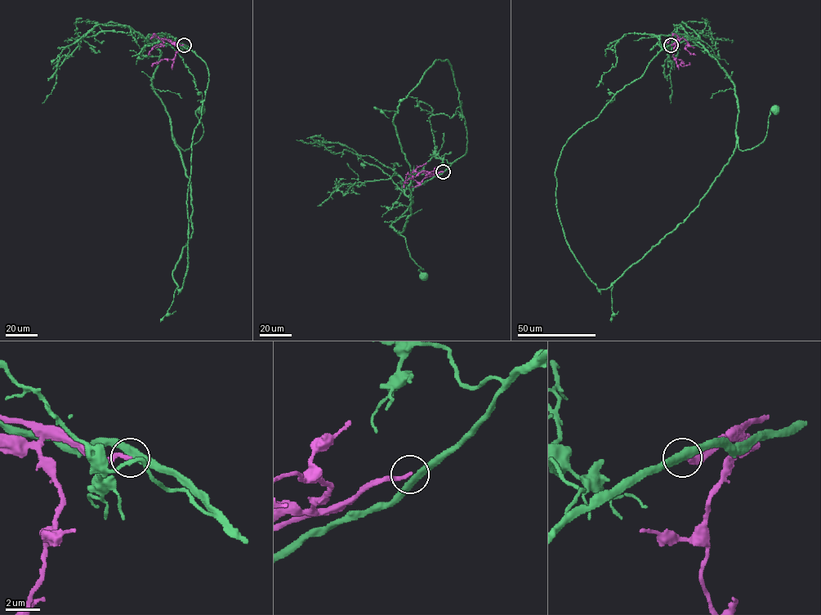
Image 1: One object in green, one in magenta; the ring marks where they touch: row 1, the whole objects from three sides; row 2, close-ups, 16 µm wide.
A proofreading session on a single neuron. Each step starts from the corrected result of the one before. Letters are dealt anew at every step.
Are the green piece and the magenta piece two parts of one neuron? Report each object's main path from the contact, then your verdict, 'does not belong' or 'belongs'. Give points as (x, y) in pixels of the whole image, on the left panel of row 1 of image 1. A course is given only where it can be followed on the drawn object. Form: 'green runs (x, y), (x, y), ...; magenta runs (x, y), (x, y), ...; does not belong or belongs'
green runs (184, 45), (146, 39), (141, 51), (158, 56), (153, 91), (184, 150), (203, 133), (201, 110); magenta runs (184, 45), (176, 43), (176, 52), (173, 60), (162, 60), (152, 66), (154, 62); does not belong

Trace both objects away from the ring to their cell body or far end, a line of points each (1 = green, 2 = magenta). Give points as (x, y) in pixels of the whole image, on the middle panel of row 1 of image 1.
1: (443, 171), (404, 189), (392, 204), (408, 207), (391, 226), (404, 238), (423, 276)
2: (443, 171), (435, 175), (435, 171), (421, 171), (414, 176), (407, 174), (405, 182), (408, 182)

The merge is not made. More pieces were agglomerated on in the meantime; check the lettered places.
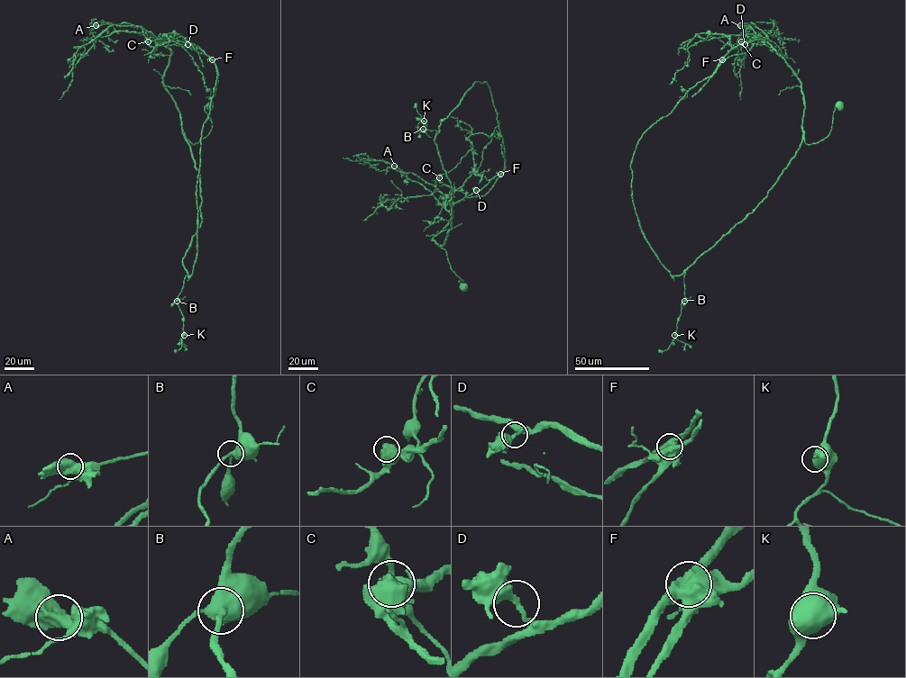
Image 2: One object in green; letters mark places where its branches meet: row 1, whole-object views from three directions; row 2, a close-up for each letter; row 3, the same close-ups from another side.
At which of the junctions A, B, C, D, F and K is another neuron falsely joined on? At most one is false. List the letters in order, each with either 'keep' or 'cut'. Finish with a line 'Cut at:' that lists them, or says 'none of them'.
A: keep
B: keep
C: keep
D: keep
F: cut
K: keep
Cut at: F

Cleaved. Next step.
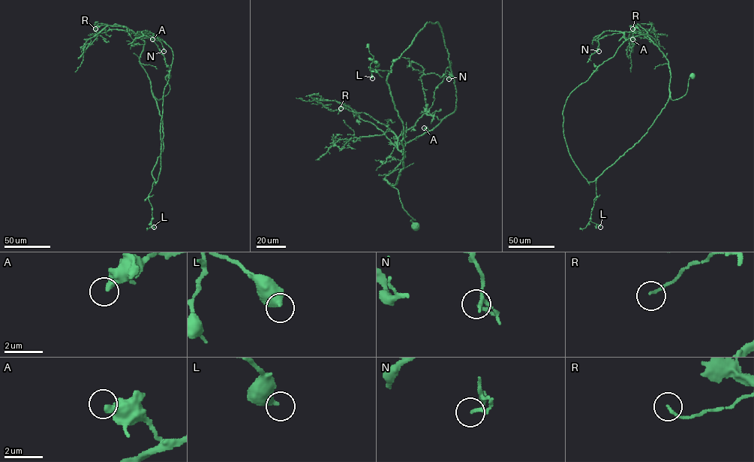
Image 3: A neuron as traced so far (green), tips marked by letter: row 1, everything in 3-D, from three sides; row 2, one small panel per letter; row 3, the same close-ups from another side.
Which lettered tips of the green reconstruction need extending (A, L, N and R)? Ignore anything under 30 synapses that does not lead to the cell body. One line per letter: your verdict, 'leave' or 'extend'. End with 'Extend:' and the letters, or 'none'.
A: leave
L: leave
N: leave
R: leave
Extend: none

